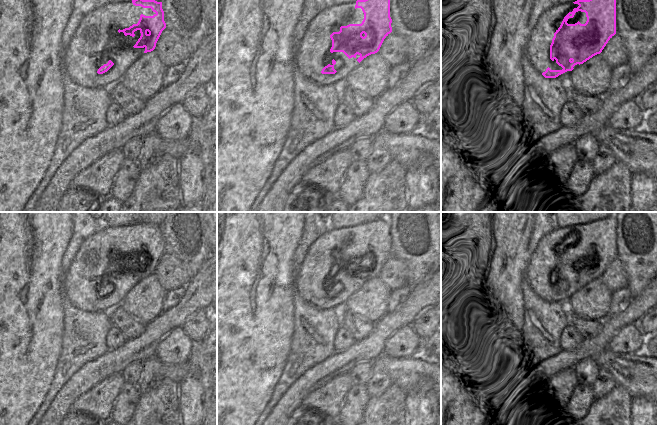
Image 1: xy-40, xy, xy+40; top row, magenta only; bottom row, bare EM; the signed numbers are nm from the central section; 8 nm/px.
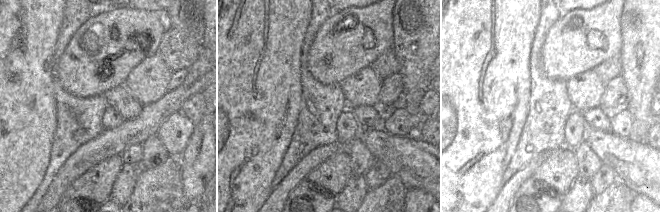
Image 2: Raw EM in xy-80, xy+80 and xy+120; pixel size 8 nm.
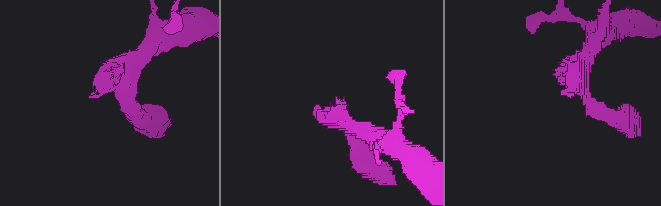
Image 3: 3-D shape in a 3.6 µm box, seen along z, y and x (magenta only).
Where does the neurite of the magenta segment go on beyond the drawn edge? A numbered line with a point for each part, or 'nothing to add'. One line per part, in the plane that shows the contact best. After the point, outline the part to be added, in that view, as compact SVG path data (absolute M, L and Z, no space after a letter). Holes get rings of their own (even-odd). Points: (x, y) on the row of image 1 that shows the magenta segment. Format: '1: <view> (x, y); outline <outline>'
1: xy-40 (96, 40); outline M132 0L127 2L106 2L87 14L76 29L70 43L64 48L62 69L64 76L85 88L110 88L120 82L126 71L145 53L144 48L134 48L141 36L140 30L135 36L125 36L123 29L137 24L140 15L153 16L151 8L135 6ZM111 60L114 65L105 73L98 74L98 69Z

